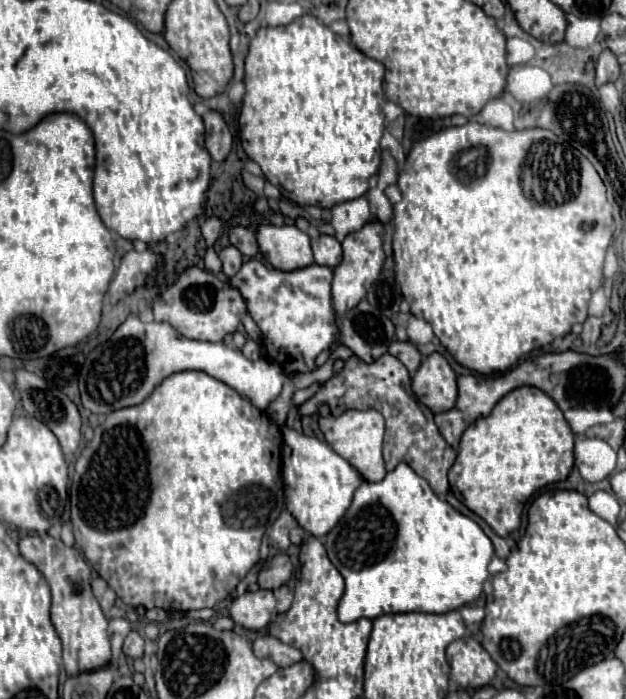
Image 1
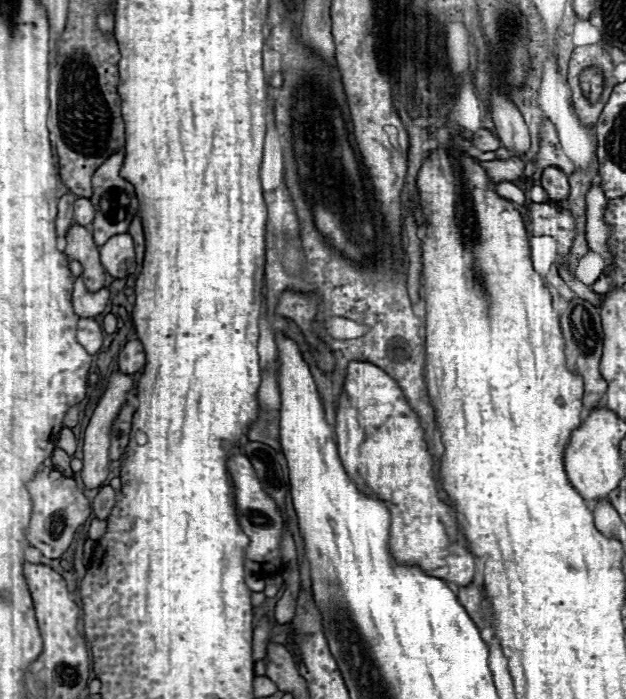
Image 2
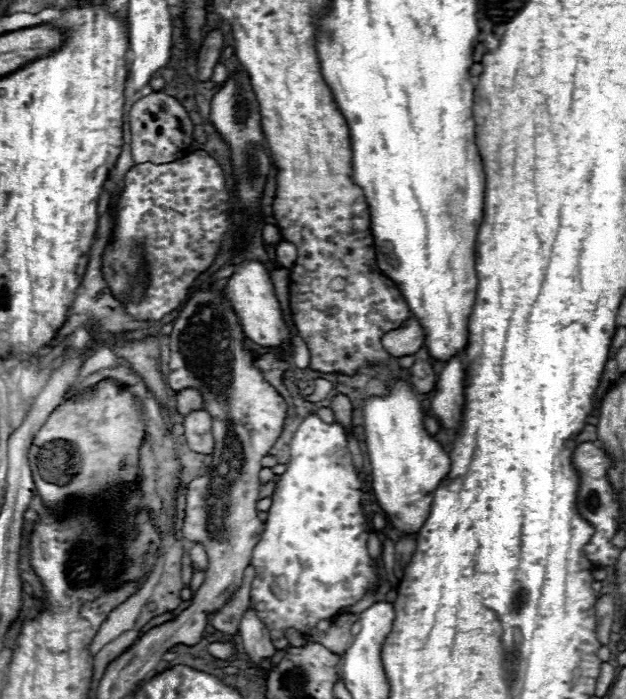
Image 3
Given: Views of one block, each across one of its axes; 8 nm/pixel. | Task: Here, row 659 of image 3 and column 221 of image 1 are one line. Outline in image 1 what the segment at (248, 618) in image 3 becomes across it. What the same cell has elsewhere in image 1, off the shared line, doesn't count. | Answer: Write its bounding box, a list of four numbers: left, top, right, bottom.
[218,246,244,278]

